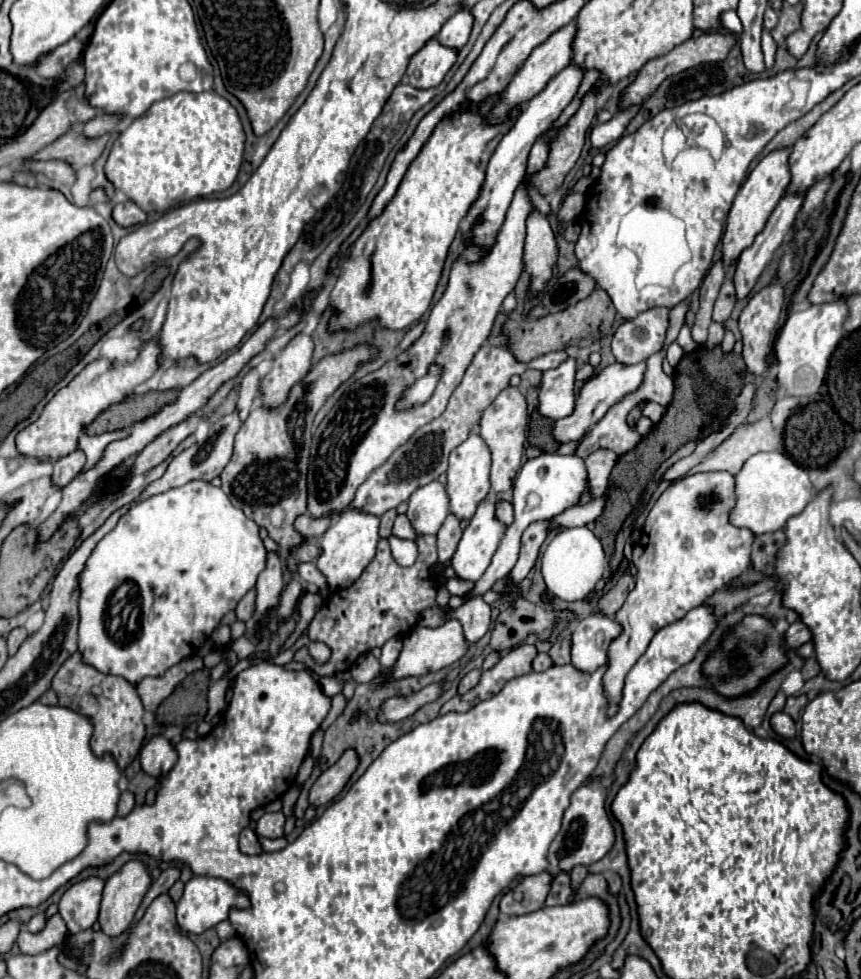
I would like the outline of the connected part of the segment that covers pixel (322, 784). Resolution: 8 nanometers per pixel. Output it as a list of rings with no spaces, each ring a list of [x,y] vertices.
[[[354,750],[344,752],[344,756],[334,766],[330,766],[326,772],[322,772],[318,776],[318,780],[312,784],[310,794],[308,794],[310,806],[318,808],[318,806],[332,802],[334,796],[340,794],[340,790],[344,788],[344,784],[348,782],[348,778],[356,770],[356,766],[358,766],[356,752]]]

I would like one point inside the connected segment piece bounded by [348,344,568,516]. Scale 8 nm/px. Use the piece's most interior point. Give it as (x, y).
(424, 457)

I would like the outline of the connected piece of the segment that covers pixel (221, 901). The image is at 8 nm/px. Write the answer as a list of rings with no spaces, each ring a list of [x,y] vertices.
[[[192,876],[186,886],[182,898],[176,902],[176,922],[178,930],[192,936],[192,934],[202,934],[208,928],[214,928],[218,922],[228,920],[230,908],[246,908],[248,898],[240,892],[236,892],[234,886],[230,886],[222,878],[206,878],[206,876]]]

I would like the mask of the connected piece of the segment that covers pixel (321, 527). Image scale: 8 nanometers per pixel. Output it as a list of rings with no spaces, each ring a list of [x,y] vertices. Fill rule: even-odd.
[[[332,512],[330,516],[322,516],[322,518],[312,518],[310,514],[304,514],[304,516],[298,516],[296,518],[296,530],[300,532],[300,534],[304,534],[304,536],[314,536],[314,538],[320,538],[326,530],[328,530],[328,526],[330,526],[330,522],[334,520],[338,516],[338,512]]]

